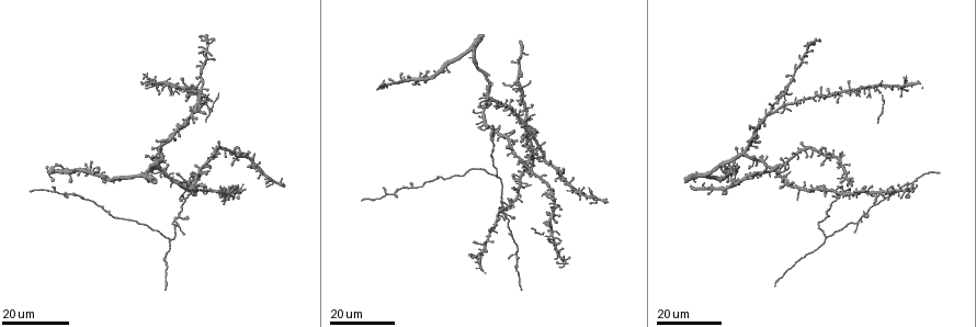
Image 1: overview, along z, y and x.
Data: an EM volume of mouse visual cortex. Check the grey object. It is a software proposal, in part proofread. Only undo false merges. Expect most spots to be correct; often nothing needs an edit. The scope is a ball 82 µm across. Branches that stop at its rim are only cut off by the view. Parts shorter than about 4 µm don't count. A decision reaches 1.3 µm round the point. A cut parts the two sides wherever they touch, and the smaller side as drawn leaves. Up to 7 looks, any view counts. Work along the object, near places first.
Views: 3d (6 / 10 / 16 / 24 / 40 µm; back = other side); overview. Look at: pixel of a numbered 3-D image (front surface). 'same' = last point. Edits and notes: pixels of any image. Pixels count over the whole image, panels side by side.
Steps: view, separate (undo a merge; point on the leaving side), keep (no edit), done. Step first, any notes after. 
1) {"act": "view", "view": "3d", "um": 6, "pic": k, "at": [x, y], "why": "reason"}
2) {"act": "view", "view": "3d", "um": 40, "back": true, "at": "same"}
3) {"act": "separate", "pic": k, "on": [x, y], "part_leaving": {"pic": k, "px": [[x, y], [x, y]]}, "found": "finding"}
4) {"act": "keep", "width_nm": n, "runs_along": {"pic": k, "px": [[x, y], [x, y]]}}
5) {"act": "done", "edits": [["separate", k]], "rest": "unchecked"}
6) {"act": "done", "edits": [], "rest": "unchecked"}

{"act": "view", "view": "3d", "um": 16, "pic": 1, "at": [854, 90], "why": "looks like a crossing"}

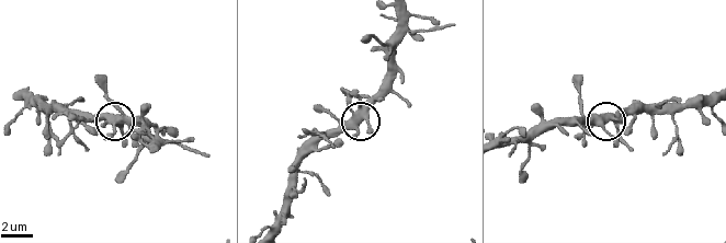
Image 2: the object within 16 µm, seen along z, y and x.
{"act": "view", "view": "3d", "um": 10, "pic": 2, "at": [604, 123]}

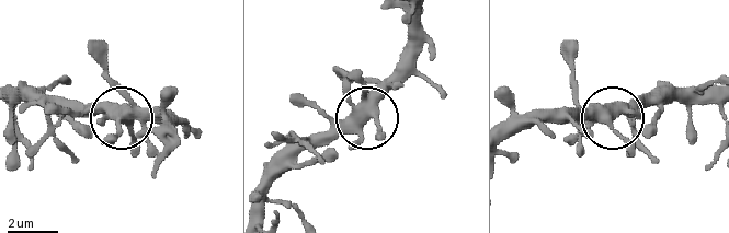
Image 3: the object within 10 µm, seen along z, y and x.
{"act": "keep", "found": "continuous, no second neuron"}

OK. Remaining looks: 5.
{"act": "view", "view": "3d", "um": 16, "pic": 1, "at": [552, 235], "why": "three arms meet"}

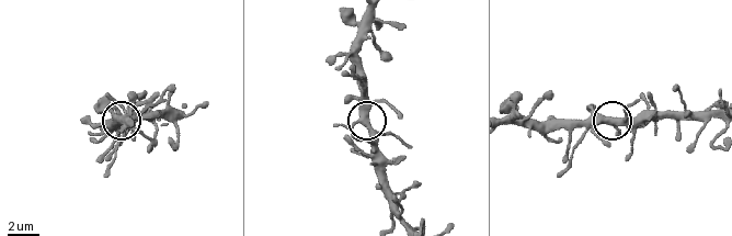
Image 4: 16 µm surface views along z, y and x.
{"act": "view", "view": "3d", "um": 6, "pic": 4, "at": [356, 122]}

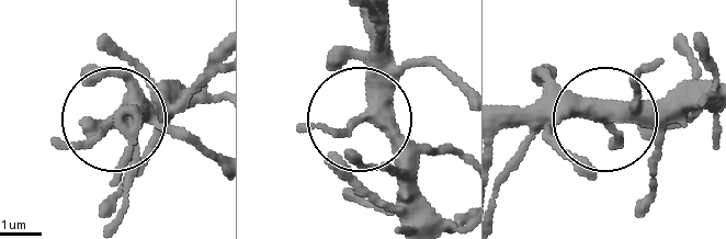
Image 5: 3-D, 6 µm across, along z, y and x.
{"act": "keep", "side_arm_um": 14, "arms": 3, "found": "one neuron here"}

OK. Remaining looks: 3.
{"act": "view", "view": "3d", "um": 16, "pic": 1, "at": [859, 218], "why": "three arms meet"}

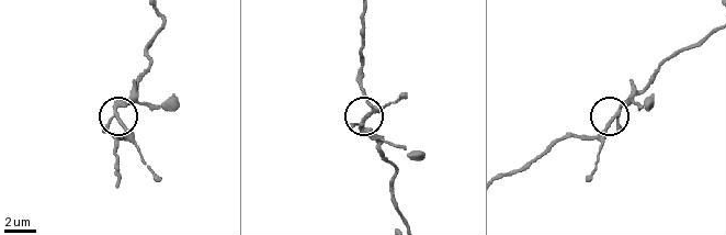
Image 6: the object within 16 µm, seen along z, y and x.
{"act": "view", "view": "3d", "um": 6, "pic": 6, "at": [360, 125]}

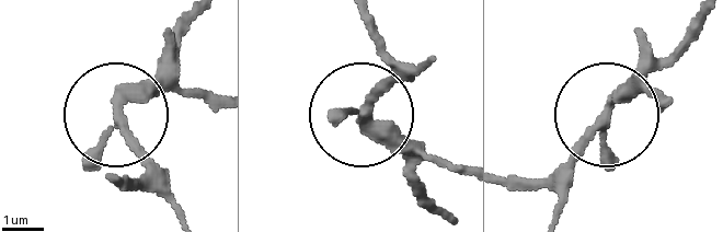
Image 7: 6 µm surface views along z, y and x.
{"act": "view", "view": "3d", "um": 6, "back": true, "pic": 7, "at": [368, 114]}

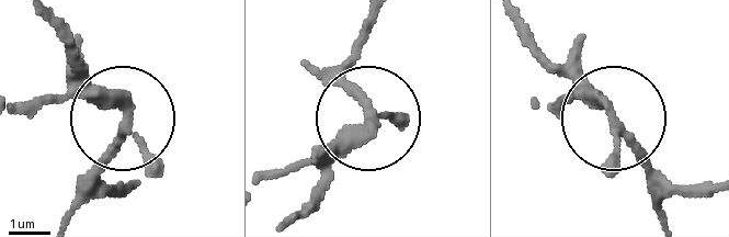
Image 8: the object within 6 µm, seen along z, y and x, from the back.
{"act": "keep", "width_nm": 250, "found": "continuous, no second neuron"}

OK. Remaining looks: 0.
{"act": "done", "edits": [], "rest": "unchecked"}

